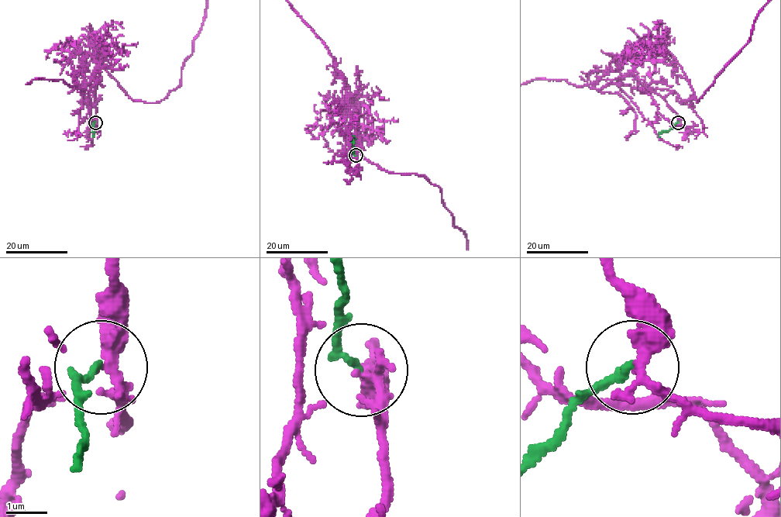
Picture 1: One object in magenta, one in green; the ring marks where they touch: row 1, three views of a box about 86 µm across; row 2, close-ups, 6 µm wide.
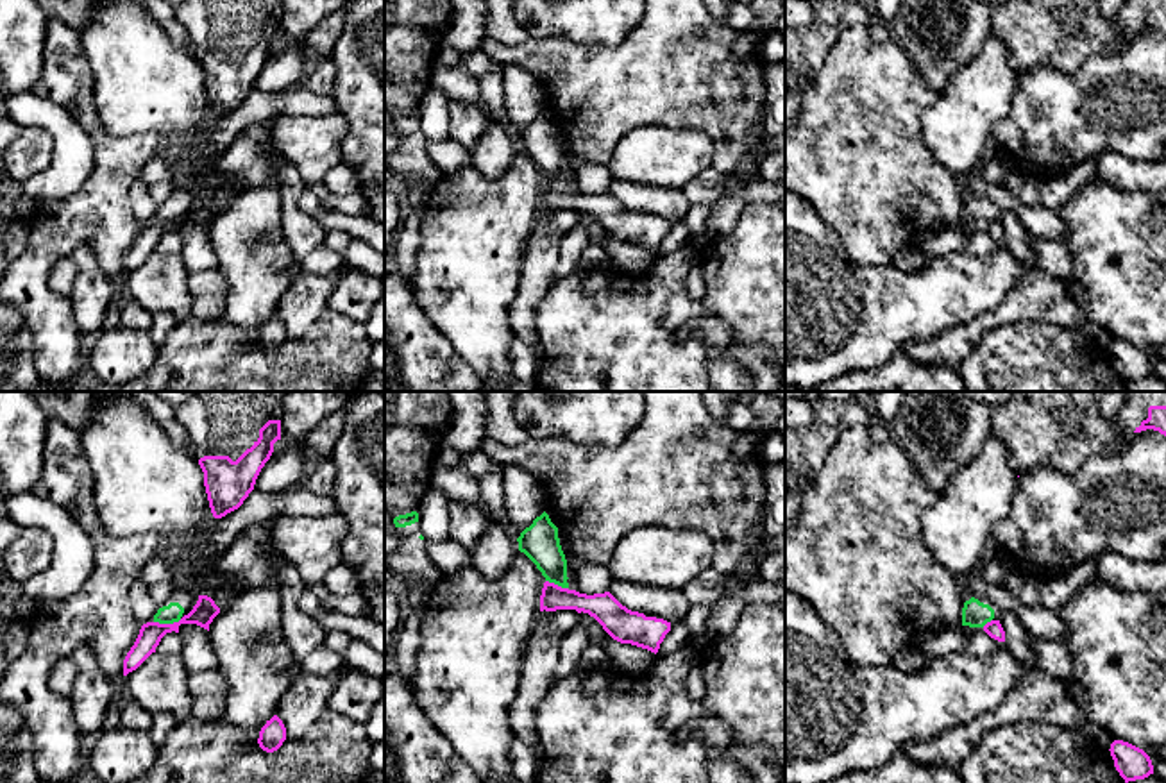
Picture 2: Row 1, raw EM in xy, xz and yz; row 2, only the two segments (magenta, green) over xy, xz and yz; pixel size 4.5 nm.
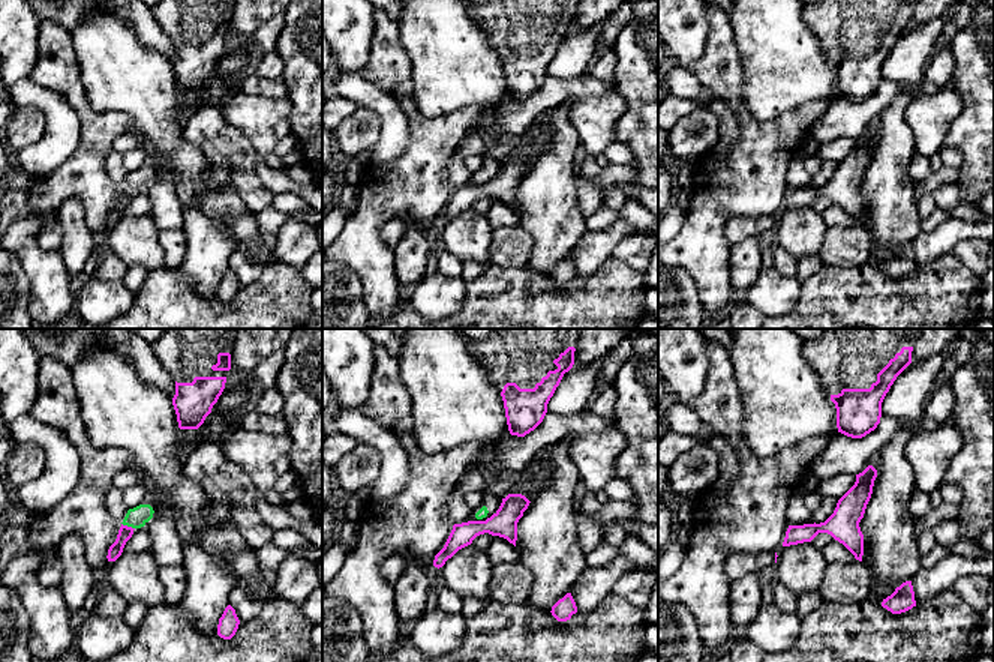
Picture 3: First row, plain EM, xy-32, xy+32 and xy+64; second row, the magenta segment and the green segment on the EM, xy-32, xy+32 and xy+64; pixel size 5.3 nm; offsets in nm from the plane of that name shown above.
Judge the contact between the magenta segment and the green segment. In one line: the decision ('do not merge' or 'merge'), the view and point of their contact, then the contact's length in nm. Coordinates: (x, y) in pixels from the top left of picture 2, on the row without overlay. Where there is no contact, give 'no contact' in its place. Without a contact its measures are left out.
do not merge; contact xy (167, 224); length 130 nm

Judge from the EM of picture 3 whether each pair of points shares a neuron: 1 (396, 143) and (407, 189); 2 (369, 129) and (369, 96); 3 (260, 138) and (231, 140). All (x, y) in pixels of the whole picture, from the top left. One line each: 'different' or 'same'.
1: different
2: different
3: different

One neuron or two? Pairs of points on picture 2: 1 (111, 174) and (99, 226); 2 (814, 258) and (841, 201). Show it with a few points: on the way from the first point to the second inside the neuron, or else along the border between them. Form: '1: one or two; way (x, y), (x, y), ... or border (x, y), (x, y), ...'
1: one; way (108, 186), (101, 213)
2: two; border (803, 197), (839, 236), (843, 249), (852, 260)

